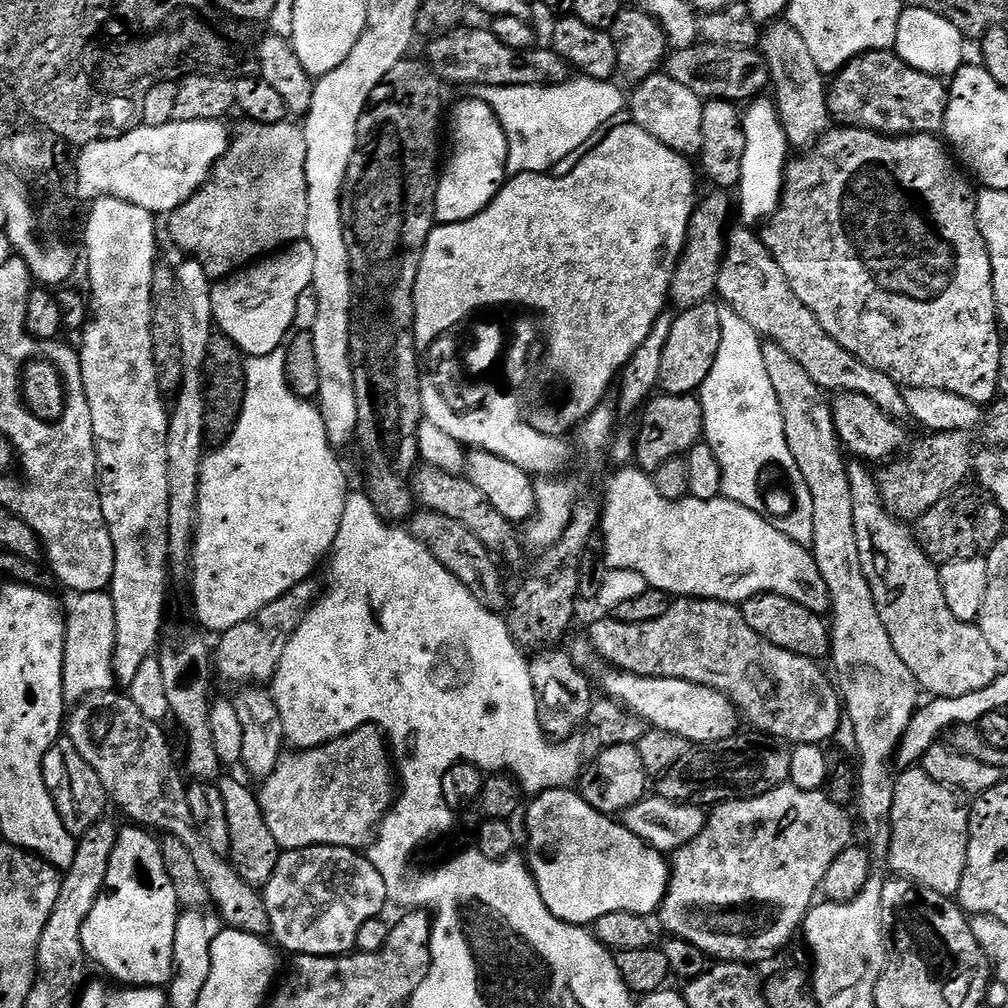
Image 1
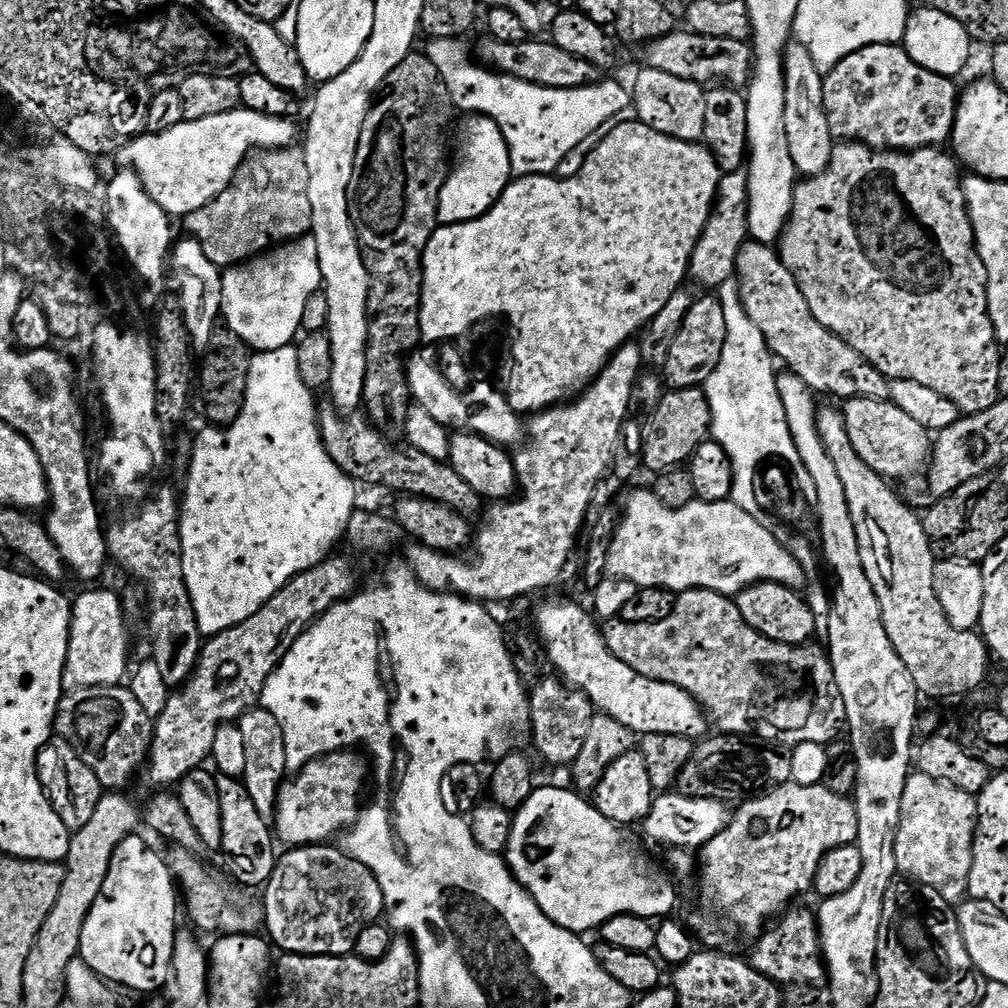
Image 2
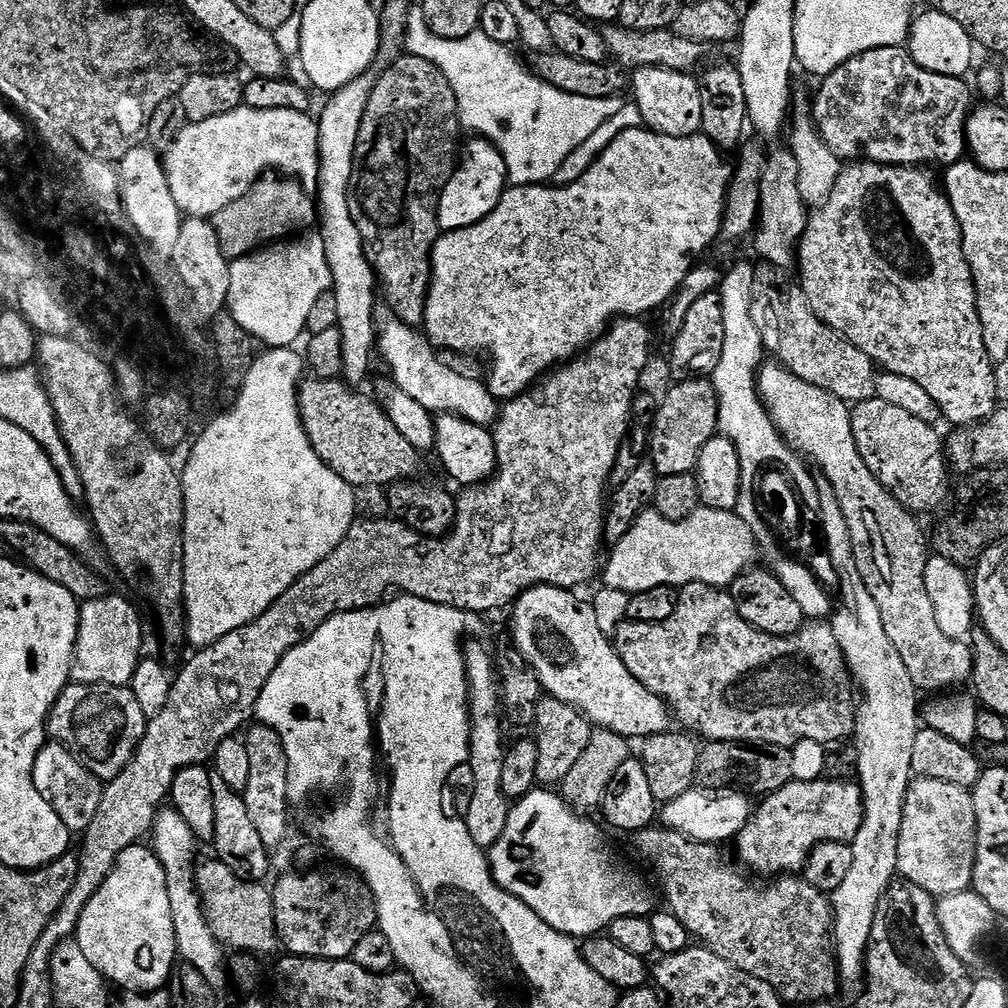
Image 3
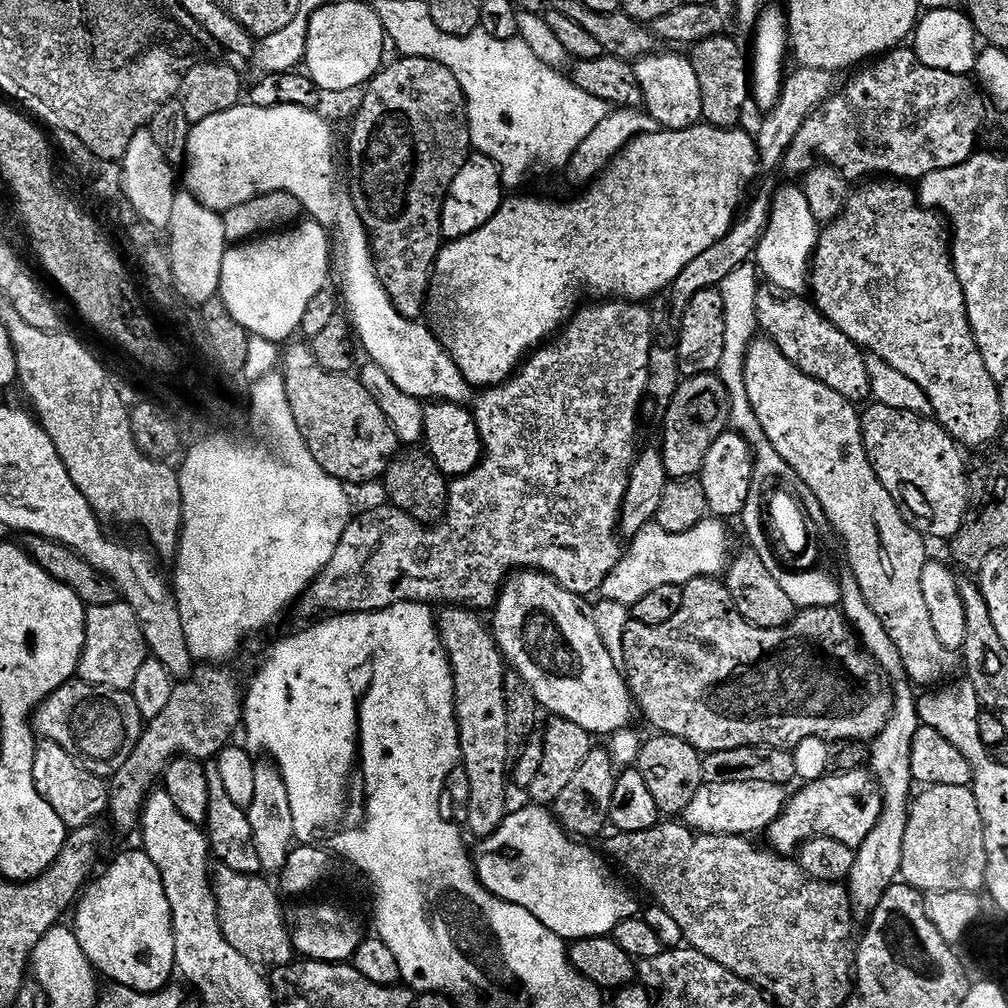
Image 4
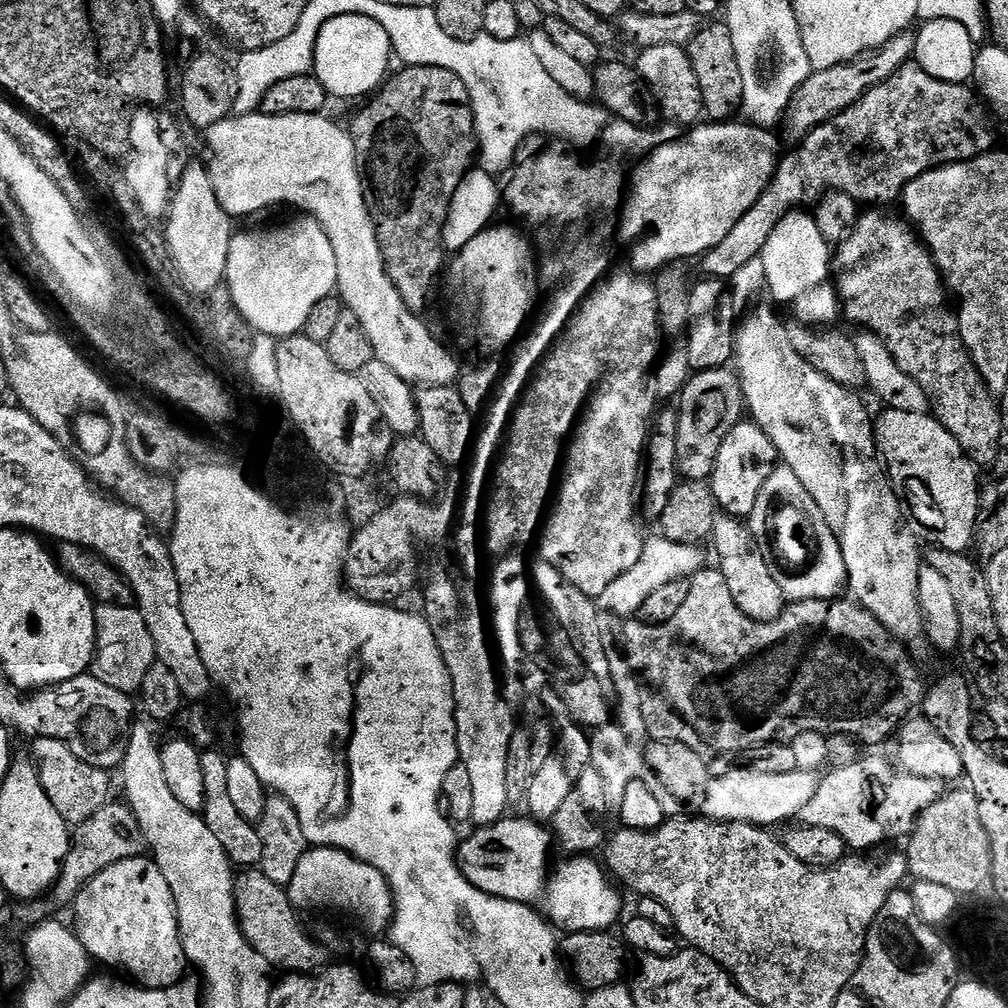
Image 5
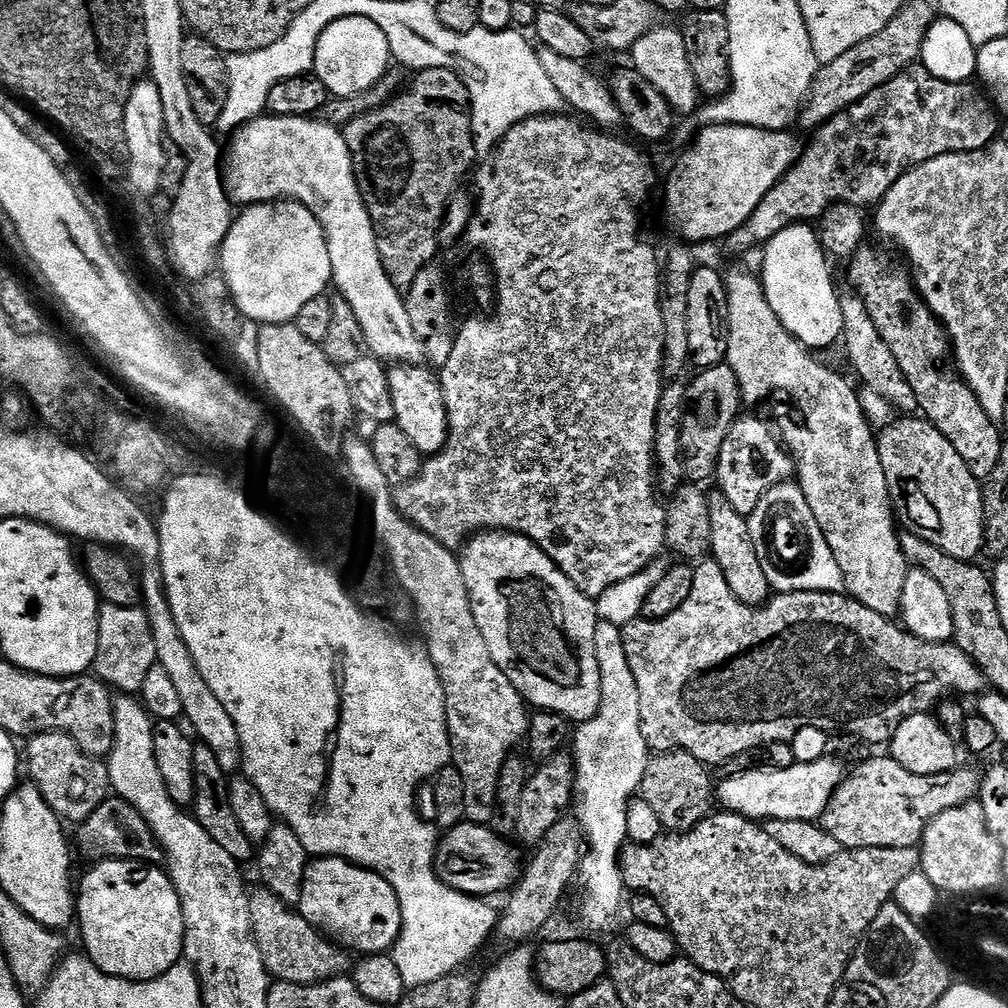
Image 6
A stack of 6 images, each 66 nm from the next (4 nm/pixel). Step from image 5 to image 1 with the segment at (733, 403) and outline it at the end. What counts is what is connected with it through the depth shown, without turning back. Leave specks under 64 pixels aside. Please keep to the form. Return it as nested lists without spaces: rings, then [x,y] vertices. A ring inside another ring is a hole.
[[[653,395],[652,399],[644,405],[639,420],[640,428],[638,427],[636,432],[635,463],[641,472],[649,474],[656,472],[658,466],[662,466],[662,462],[670,462],[671,460],[687,457],[688,451],[695,444],[701,443],[704,435],[702,406],[695,395]]]

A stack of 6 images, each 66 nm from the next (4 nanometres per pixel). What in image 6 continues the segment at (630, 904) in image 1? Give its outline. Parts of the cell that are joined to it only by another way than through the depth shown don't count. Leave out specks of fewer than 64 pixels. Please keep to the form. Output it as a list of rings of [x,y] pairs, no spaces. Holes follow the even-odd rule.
[[[465,822],[447,829],[436,845],[436,877],[468,896],[492,898],[495,892],[507,893],[521,875],[522,860],[520,864],[515,850],[506,841],[483,824]]]

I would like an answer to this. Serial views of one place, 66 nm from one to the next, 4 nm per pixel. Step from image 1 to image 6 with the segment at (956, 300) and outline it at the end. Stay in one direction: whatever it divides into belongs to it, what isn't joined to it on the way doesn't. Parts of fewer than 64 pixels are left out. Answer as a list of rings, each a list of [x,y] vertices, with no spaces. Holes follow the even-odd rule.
[[[861,246],[855,256],[851,257],[848,268],[848,280],[852,283],[851,291],[859,296],[866,306],[874,326],[878,326],[878,334],[890,346],[902,374],[906,374],[906,382],[914,390],[918,401],[919,411],[923,419],[929,420],[936,429],[948,436],[950,446],[962,454],[962,462],[970,466],[970,474],[974,474],[977,480],[983,482],[990,474],[994,474],[994,466],[998,466],[1000,449],[1000,432],[997,425],[989,419],[988,415],[974,398],[974,394],[968,389],[968,385],[960,379],[955,367],[950,363],[950,337],[943,324],[936,319],[936,315],[928,308],[916,291],[915,283],[907,271],[899,272],[892,264],[887,264],[874,249],[869,246]]]

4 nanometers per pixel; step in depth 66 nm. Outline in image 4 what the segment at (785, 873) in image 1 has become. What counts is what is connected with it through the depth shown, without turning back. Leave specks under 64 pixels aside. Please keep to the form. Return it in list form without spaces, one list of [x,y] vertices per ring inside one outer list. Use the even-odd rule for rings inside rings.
[[[868,770],[829,774],[821,780],[805,783],[801,788],[804,789],[789,799],[779,818],[766,829],[766,844],[771,851],[792,854],[816,836],[829,836],[838,842],[846,842],[851,848],[860,848],[884,809],[880,786]]]

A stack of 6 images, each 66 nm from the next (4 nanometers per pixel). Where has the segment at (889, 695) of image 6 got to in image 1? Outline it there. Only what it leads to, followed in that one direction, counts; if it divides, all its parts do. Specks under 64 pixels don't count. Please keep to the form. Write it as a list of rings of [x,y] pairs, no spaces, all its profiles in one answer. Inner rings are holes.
[[[695,598],[673,599],[670,610],[654,622],[622,622],[615,618],[596,620],[588,628],[586,639],[592,651],[600,656],[613,669],[653,676],[654,678],[678,678],[686,682],[701,684],[718,690],[736,707],[737,713],[748,724],[753,724],[757,733],[771,736],[789,745],[823,745],[842,724],[842,700],[835,683],[828,681],[828,676],[819,667],[817,661],[809,656],[799,656],[790,650],[774,646],[766,638],[754,634],[746,626],[739,607],[727,604],[725,600],[697,600]]]

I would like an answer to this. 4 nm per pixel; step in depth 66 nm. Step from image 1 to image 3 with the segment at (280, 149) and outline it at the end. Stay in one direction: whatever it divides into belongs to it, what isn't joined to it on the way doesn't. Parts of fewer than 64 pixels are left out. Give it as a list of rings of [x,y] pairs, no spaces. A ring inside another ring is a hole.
[[[270,174],[257,180],[246,195],[238,198],[238,202],[230,202],[226,210],[211,217],[210,223],[218,236],[220,253],[231,262],[315,229],[318,224],[318,204],[313,193],[299,180]]]

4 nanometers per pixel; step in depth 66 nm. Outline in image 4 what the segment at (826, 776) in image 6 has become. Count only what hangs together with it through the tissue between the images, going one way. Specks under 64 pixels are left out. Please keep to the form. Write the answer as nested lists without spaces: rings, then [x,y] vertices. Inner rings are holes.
[[[705,782],[694,794],[694,802],[682,813],[683,823],[697,832],[713,832],[719,836],[748,836],[763,833],[779,818],[790,796],[781,785],[766,782],[726,782],[709,784]]]

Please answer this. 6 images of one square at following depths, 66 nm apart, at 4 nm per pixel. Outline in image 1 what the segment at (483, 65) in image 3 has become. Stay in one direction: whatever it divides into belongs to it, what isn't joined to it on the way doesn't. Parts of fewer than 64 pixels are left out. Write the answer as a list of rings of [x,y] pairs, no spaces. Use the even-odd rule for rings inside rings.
[[[569,78],[565,84],[548,84],[544,88],[490,86],[480,88],[478,96],[488,103],[490,110],[494,110],[506,134],[508,170],[512,174],[548,174],[559,169],[556,167],[563,160],[571,161],[597,133],[607,129],[617,119],[615,116],[626,108],[626,92],[624,96],[623,90],[612,80]]]

